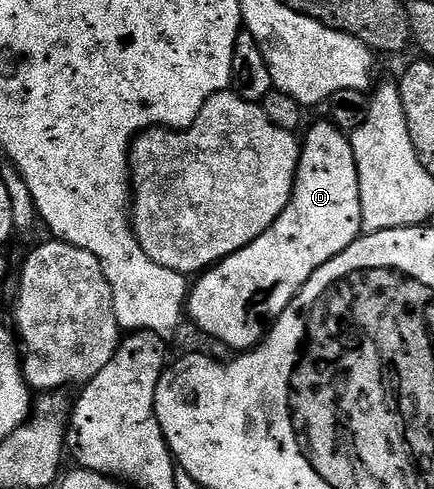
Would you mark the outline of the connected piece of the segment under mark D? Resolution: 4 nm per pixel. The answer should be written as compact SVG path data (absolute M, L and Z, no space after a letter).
M329 122L323 124L314 124L310 129L307 127L306 140L301 141L300 151L298 154L298 173L294 179L294 193L288 202L288 206L280 214L280 218L276 218L276 222L272 222L272 226L268 226L268 230L264 230L264 234L260 234L260 238L256 238L248 246L244 246L236 254L232 254L228 258L224 258L220 263L212 268L207 268L205 272L197 277L198 280L193 281L192 287L188 292L188 316L194 319L194 324L206 336L211 336L214 340L219 340L226 348L238 348L234 350L249 350L258 347L262 343L268 329L278 319L278 315L294 301L294 295L302 289L308 282L308 278L312 278L312 274L316 270L320 270L320 266L324 266L324 262L328 262L332 258L336 258L336 254L340 254L348 246L352 246L359 236L363 235L361 220L361 198L360 184L358 182L356 160L353 158L353 148L351 145L351 137L345 132L341 132L336 125Z

